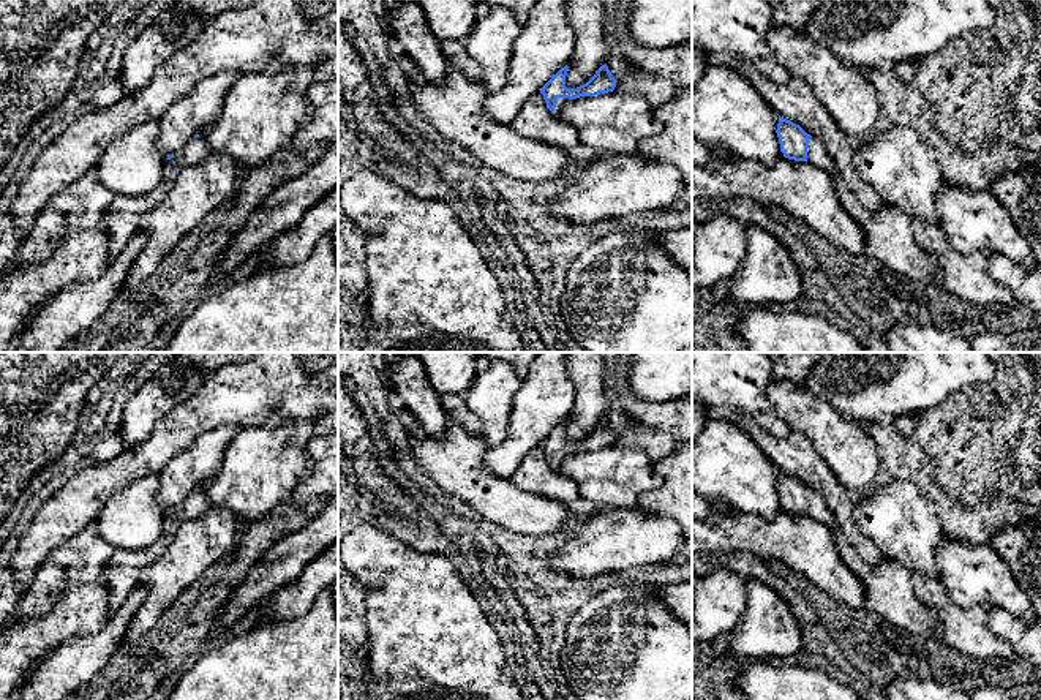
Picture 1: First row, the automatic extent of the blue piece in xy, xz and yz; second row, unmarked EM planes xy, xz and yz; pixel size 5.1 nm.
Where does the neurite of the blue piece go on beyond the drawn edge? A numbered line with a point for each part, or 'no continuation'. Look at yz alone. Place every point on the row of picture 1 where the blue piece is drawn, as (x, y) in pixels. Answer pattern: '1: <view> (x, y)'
1: yz (817, 155)

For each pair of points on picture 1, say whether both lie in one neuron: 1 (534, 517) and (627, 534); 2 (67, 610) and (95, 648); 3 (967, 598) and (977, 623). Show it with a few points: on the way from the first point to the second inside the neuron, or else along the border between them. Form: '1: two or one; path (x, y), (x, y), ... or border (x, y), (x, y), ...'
1: two; border (577, 522), (571, 526)
2: two; border (108, 618), (95, 631), (65, 640), (51, 651)
3: two; border (942, 585), (961, 607), (991, 607)

